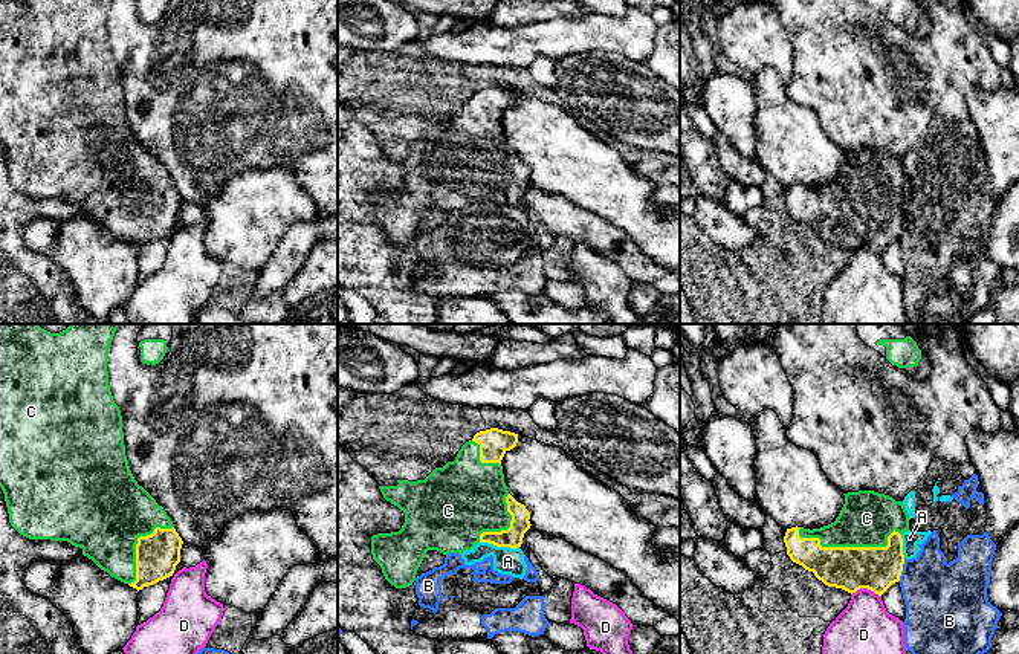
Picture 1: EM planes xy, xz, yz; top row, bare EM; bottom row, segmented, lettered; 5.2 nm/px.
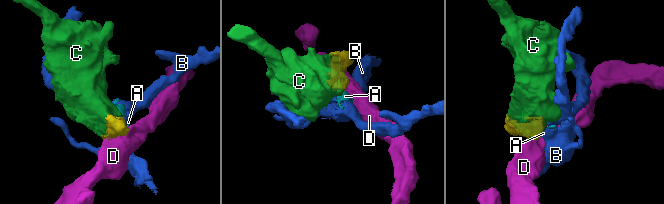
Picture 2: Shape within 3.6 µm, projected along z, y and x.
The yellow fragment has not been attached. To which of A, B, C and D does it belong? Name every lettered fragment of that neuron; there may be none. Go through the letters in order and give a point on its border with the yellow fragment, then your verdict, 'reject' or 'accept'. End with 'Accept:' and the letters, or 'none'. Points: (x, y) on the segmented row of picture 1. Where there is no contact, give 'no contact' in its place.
A: meets yellow in xz at (500, 546); reject
B: meets yellow in yz at (902, 570); reject
C: meets yellow in yz at (848, 547); accept
D: meets yellow in yz at (866, 587); reject
Accept: C

